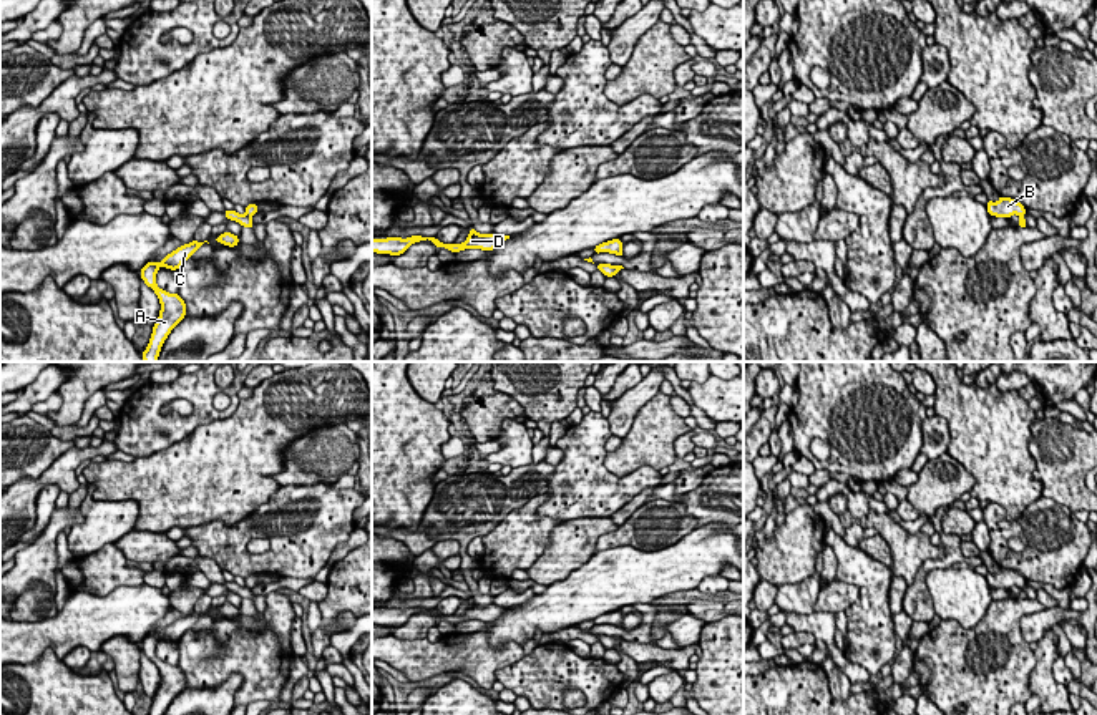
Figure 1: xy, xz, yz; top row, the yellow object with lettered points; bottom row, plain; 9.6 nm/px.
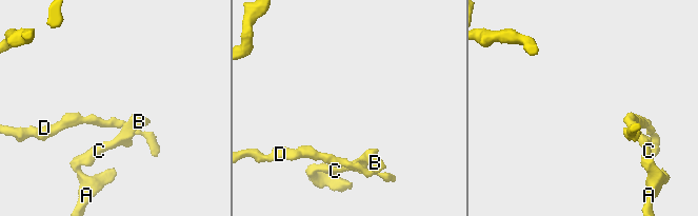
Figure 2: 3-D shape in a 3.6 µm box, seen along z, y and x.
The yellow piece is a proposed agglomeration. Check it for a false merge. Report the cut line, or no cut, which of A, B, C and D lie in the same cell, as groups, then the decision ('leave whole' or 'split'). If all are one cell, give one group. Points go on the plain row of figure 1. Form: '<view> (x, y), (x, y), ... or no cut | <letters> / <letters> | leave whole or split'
xy (246, 586), (249, 589) | A B C / D | split

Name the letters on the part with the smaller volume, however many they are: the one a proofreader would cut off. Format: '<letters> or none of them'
D

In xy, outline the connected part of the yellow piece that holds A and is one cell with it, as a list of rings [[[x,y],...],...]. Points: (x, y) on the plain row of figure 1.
[[[193,612],[184,615],[168,625],[159,635],[151,632],[141,640],[141,650],[148,659],[154,662],[159,669],[161,682],[153,698],[153,705],[149,715],[164,715],[171,702],[186,688],[186,675],[178,665],[164,664],[156,657],[158,640],[163,637],[171,642],[178,642],[184,632],[191,630],[191,627],[202,617],[204,614]]]

